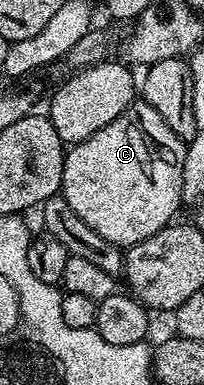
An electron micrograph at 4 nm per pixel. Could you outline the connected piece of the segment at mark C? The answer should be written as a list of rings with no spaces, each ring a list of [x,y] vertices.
[[[132,103],[121,117],[109,121],[105,129],[97,129],[93,137],[74,144],[63,156],[63,185],[61,194],[69,201],[69,209],[96,231],[105,241],[116,243],[120,249],[132,247],[135,243],[153,237],[165,229],[176,218],[179,202],[184,202],[183,162],[187,156],[187,147],[182,139],[161,121],[161,113],[148,103]]]

